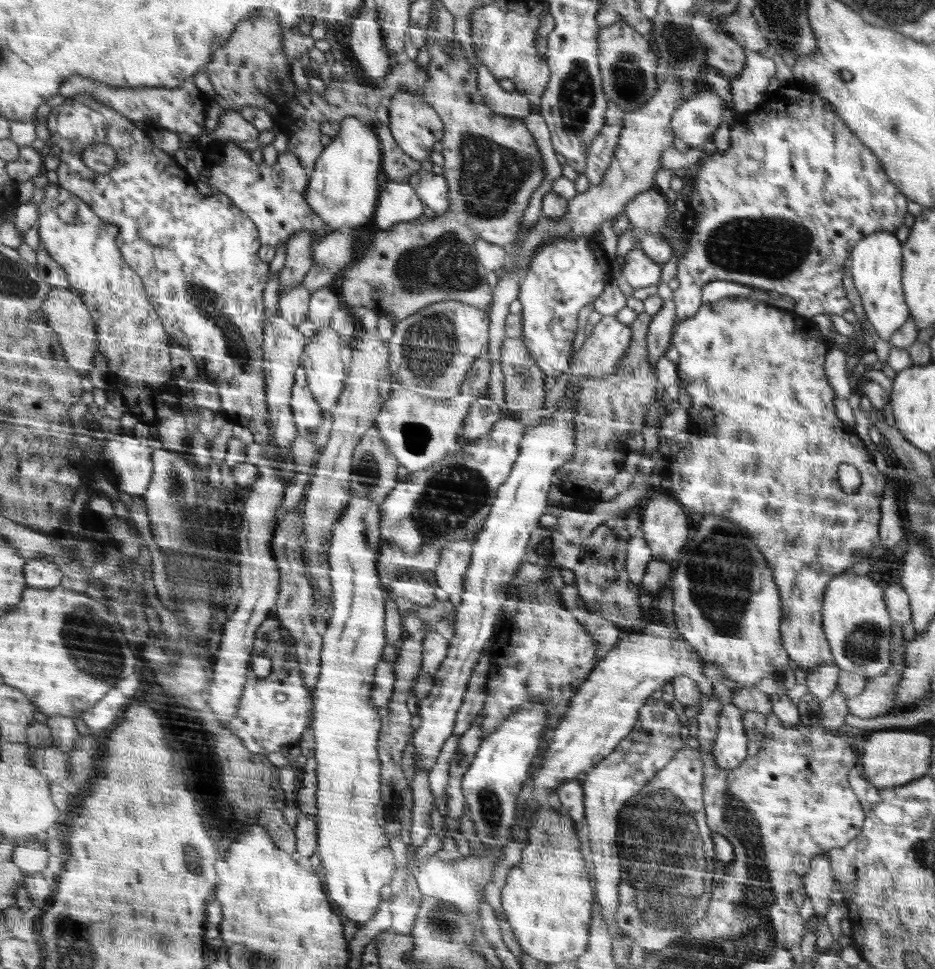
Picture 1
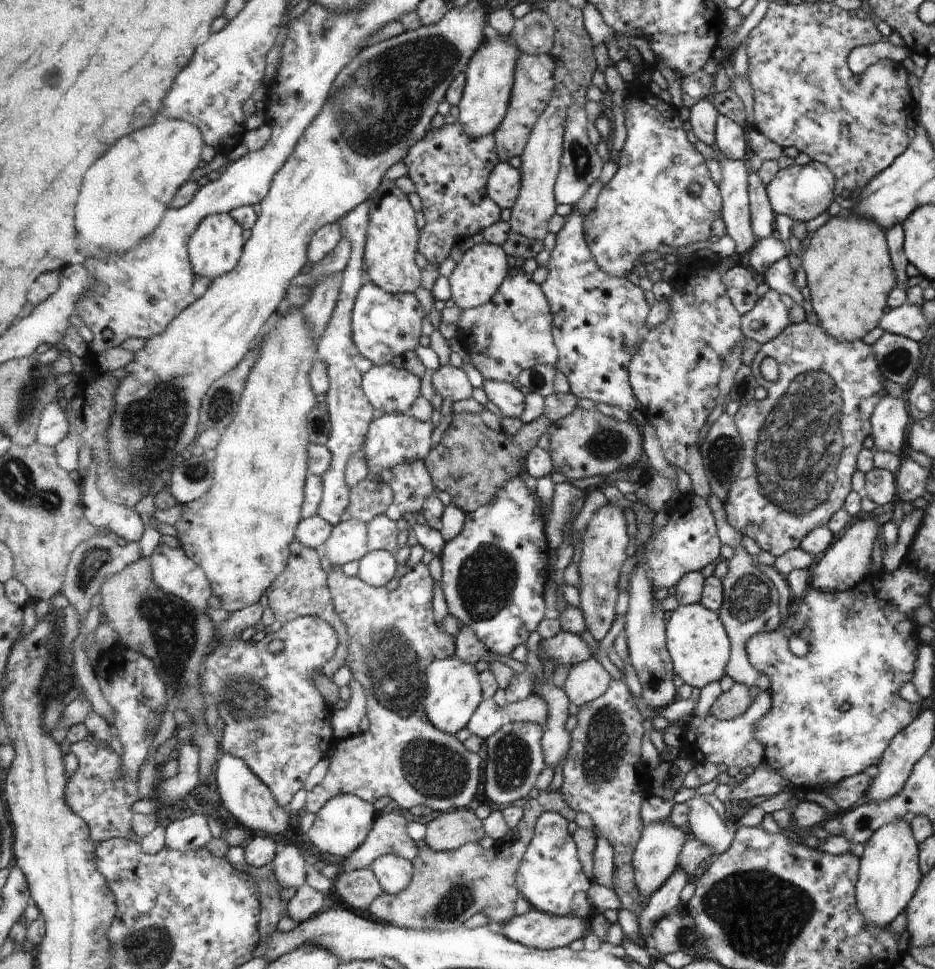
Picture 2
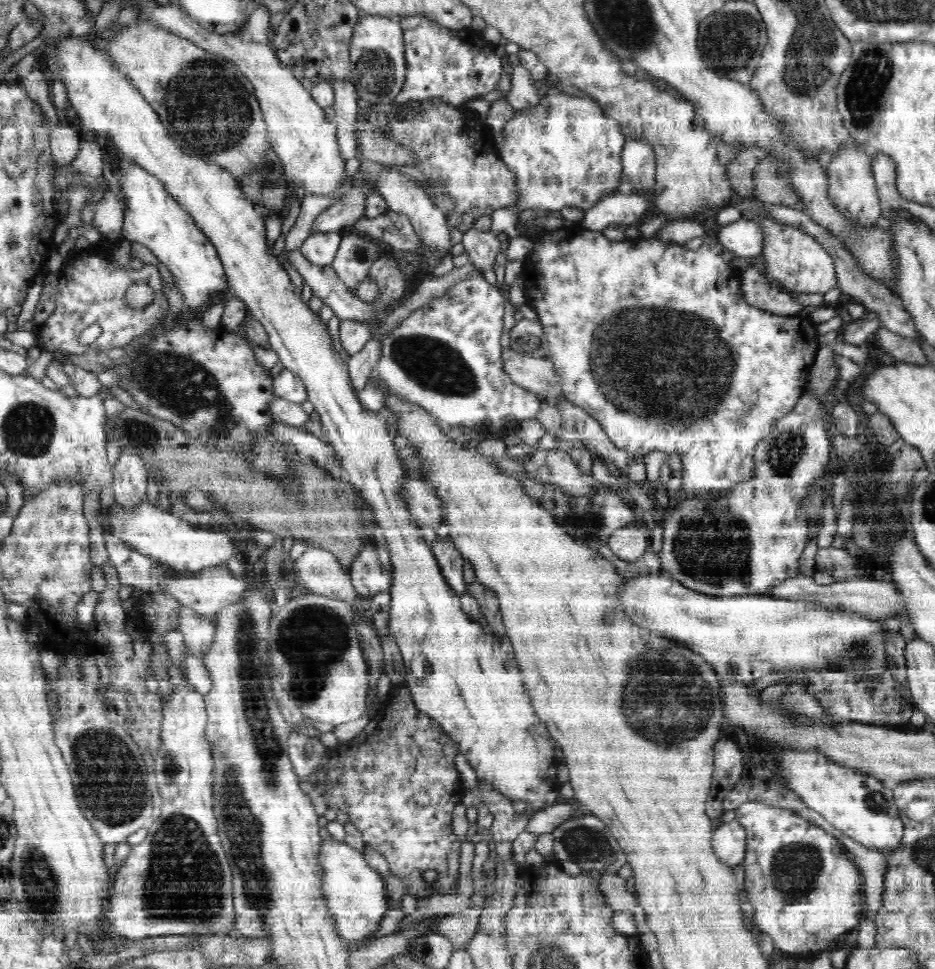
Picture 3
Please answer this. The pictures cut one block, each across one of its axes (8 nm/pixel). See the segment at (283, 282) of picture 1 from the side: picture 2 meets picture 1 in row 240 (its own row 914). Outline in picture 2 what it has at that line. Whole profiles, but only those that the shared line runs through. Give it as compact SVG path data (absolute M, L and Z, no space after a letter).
M309 882L297 890L295 898L289 902L289 918L297 924L305 924L307 920L313 920L319 910L323 910L323 904L325 904L325 894L315 890Z

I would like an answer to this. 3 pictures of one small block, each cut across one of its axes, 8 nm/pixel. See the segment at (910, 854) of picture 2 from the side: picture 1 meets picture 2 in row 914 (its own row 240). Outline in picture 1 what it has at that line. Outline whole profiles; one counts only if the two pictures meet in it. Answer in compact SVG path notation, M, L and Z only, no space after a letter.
M879 230L877 234L871 234L869 238L857 242L849 262L859 308L865 312L877 336L883 342L889 342L889 338L909 320L909 308L903 296L903 246L893 232Z

